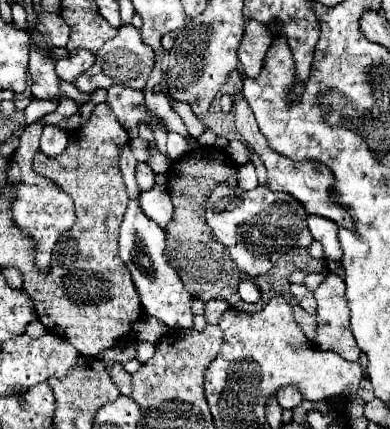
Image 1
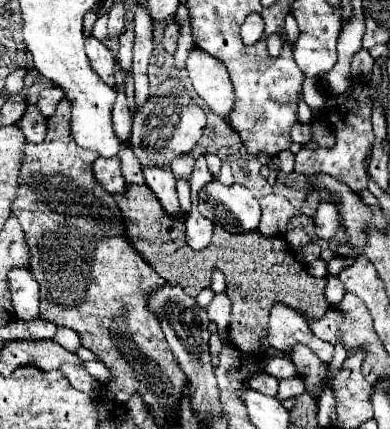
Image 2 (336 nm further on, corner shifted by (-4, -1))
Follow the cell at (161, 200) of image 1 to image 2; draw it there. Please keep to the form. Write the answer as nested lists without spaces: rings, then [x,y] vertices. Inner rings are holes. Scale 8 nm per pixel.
[[[112,156],[112,158],[98,158],[92,166],[96,180],[102,184],[104,190],[108,190],[110,194],[124,194],[126,190],[126,180],[120,172],[120,158]]]

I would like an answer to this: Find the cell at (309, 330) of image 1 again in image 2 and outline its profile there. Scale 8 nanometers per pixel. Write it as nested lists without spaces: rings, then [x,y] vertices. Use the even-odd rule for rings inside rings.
[[[128,184],[124,194],[118,194],[118,206],[128,224],[128,238],[134,248],[152,264],[152,268],[170,284],[182,284],[182,288],[196,298],[200,290],[210,286],[212,272],[221,270],[226,279],[226,294],[232,303],[230,319],[230,340],[246,352],[262,352],[260,340],[266,338],[268,312],[272,304],[286,302],[304,314],[308,324],[318,320],[330,304],[324,300],[324,278],[314,278],[308,274],[306,266],[290,252],[290,244],[284,236],[264,236],[260,232],[230,234],[224,228],[214,228],[212,244],[204,250],[192,250],[186,244],[186,216],[170,216],[164,212],[160,200],[146,184]],[[318,298],[322,308],[312,308],[312,300]],[[304,306],[304,308],[302,308]],[[308,306],[308,308],[306,308]],[[318,316],[318,318],[314,318]]]

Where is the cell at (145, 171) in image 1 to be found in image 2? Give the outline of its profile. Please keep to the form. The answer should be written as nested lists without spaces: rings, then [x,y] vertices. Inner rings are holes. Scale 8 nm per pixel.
[[[122,148],[118,154],[122,160],[122,176],[126,178],[126,182],[128,184],[142,184],[144,182],[142,166],[136,160],[136,154],[132,154],[132,148]]]

